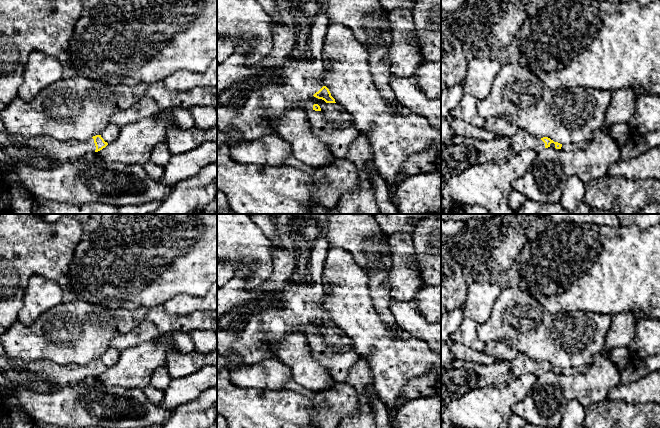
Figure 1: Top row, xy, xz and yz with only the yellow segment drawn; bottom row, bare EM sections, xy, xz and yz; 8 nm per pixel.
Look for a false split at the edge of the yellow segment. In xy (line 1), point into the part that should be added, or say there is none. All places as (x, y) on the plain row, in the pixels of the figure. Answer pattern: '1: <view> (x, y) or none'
1: xy (43, 376)

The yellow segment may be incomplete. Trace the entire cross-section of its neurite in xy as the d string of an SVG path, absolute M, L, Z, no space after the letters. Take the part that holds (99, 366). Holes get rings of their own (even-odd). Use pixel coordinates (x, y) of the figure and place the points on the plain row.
M3 355L0 356L0 386L38 393L55 393L76 385L87 377L98 376L107 369L101 359L79 366L60 365L48 359L25 362Z

